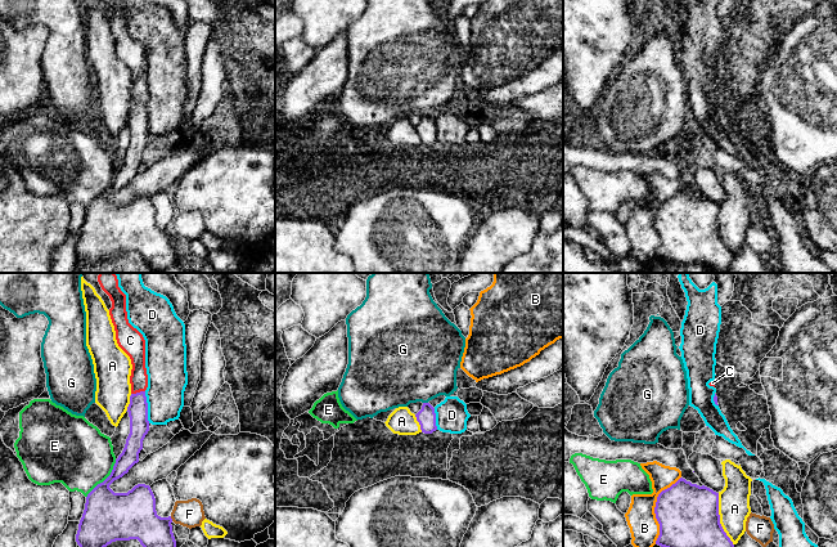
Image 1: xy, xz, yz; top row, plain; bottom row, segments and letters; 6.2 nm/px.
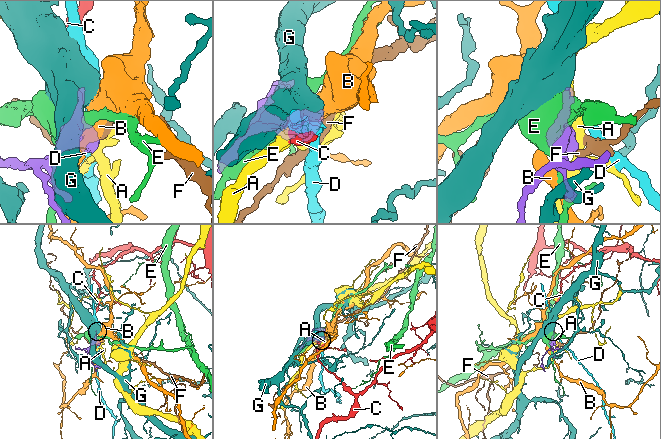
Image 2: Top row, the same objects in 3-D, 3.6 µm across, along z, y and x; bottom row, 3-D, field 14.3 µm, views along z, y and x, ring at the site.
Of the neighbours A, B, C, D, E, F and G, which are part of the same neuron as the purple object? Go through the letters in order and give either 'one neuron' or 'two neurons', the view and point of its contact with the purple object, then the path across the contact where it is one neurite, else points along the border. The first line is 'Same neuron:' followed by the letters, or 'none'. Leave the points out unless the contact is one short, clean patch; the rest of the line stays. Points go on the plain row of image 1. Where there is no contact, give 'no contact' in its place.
Same neuron: C
A: two neurons | yz (719, 231)
B: two neurons | yz (655, 220)
C: one neuron | xy (138, 104) | across xy (138, 120), (138, 104), (139, 90)
D: two neurons | xy (147, 119) | along xy (144, 103), (149, 134)
E: two neurons | xy (106, 191)
F: two neurons | xy (171, 231)
G: two neurons | xz (426, 115) | along xz (423, 113), (427, 115)

